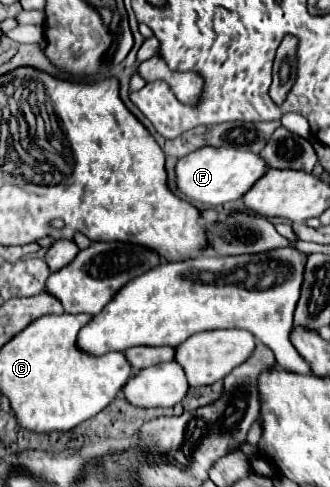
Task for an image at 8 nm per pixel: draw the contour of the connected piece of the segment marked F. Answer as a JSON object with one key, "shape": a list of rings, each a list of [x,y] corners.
{"shape":[[[202,148],[180,158],[176,164],[180,192],[192,202],[208,206],[240,200],[254,186],[254,182],[266,174],[266,170],[268,164],[264,162],[264,158],[248,150],[234,150],[234,148]]]}

